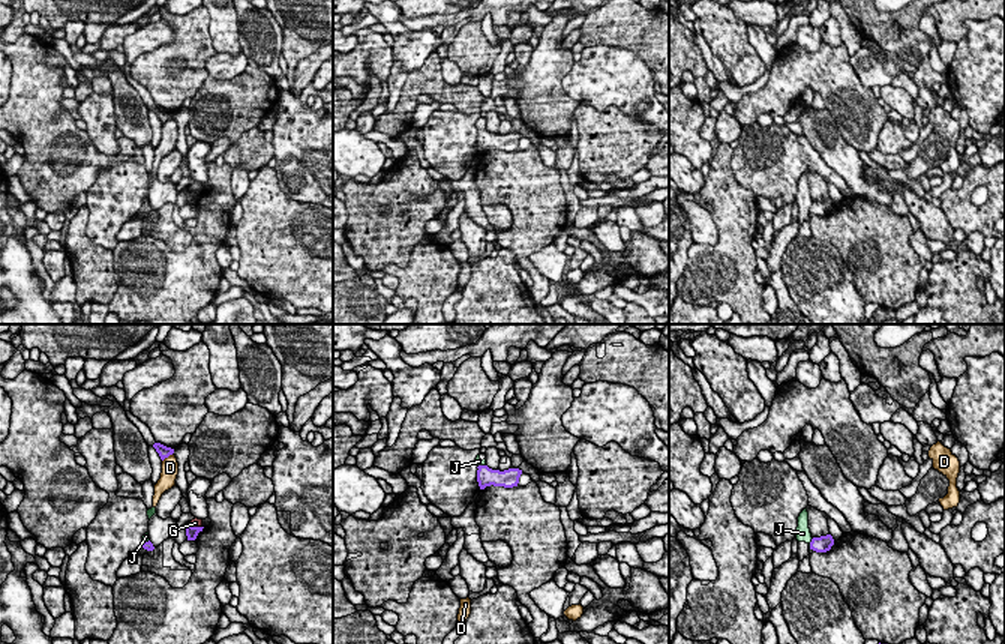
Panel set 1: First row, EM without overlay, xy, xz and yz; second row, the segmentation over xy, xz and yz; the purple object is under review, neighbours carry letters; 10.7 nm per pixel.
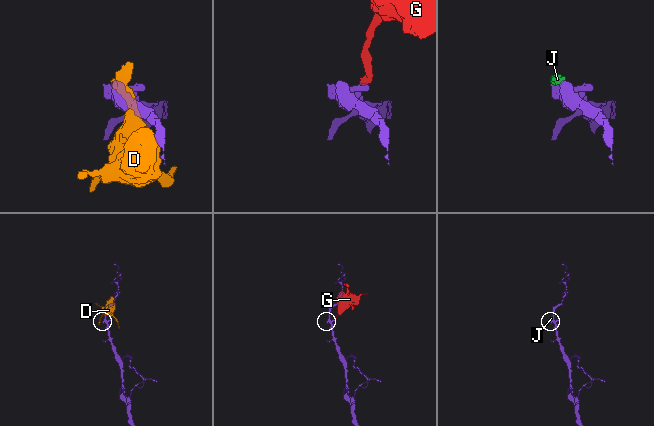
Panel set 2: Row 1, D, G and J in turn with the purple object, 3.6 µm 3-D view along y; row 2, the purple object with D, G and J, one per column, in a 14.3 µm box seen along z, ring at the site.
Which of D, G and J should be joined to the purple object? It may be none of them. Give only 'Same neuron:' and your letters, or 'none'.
Same neuron: none

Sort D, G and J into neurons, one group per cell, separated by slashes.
D J / G

